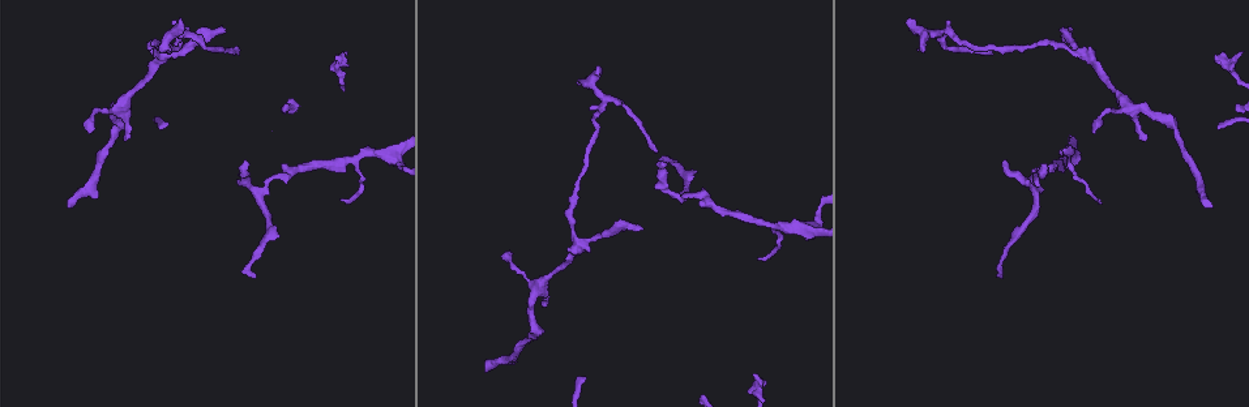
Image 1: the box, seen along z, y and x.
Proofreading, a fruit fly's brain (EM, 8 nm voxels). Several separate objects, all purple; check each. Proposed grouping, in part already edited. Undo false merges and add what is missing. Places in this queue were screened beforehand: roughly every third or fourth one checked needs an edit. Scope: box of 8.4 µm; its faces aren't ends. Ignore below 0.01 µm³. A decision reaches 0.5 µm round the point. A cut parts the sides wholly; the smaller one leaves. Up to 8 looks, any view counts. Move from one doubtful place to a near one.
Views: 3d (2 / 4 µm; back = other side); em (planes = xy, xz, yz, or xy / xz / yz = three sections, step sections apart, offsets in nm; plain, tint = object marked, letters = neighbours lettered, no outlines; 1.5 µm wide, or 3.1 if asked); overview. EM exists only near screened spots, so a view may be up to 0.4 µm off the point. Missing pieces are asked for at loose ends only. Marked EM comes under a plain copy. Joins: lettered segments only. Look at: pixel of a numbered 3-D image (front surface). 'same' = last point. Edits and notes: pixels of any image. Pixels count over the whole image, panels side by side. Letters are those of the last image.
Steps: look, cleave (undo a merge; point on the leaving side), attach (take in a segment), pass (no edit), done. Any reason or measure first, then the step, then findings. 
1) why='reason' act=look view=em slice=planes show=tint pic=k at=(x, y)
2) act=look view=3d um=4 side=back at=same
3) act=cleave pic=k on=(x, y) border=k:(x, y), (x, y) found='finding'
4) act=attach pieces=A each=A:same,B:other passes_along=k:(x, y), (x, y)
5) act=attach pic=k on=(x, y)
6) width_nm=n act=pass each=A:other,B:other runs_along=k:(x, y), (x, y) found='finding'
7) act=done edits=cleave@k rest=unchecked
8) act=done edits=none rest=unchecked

why='side arm on a straight run' act=look view=em slice=planes show=letters pic=1 at=(580, 245)

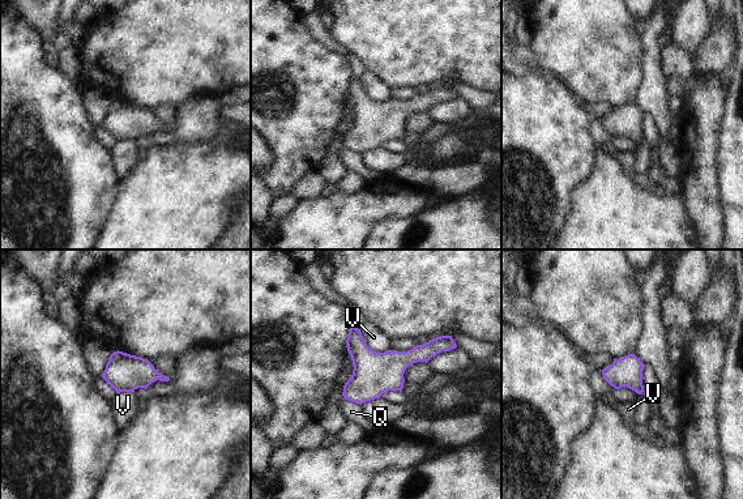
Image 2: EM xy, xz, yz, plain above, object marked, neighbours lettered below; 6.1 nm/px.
width_nm=190 act=pass each=Q:other,V:other runs_along=2:(448, 345), (401, 359), (346, 395) found='one neuron here'

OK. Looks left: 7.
why='thin end' act=look view=3d um=4 pic=1 at=(484, 372)

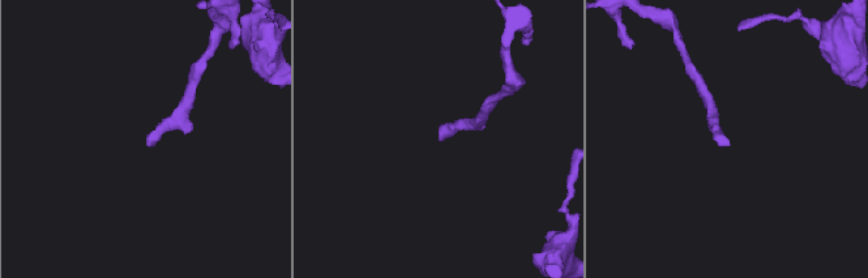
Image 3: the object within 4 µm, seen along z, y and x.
why='now the EM' act=look view=em slice=planes show=letters pic=3 at=(729, 145)

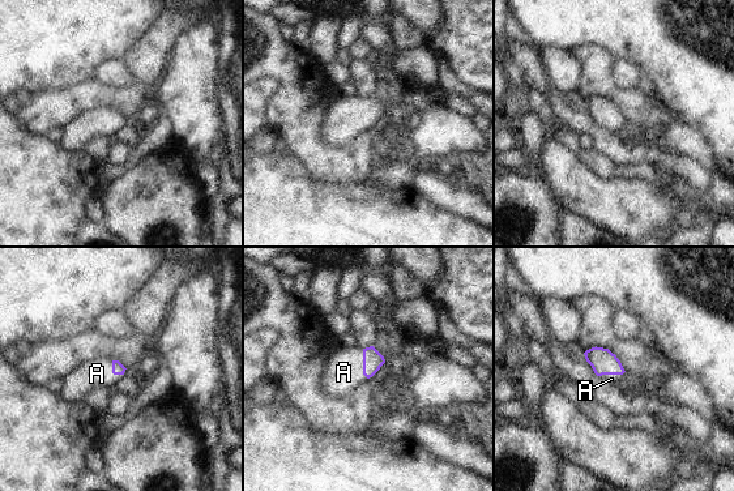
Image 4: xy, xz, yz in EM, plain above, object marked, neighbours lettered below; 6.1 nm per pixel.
longest_contact=A:190nm act=attach pieces=A each=A:same passes_along=4:(372, 359), (363, 363), (344, 372) found='the neuron continues'

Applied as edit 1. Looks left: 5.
why='see it whole again' act=look view=overview

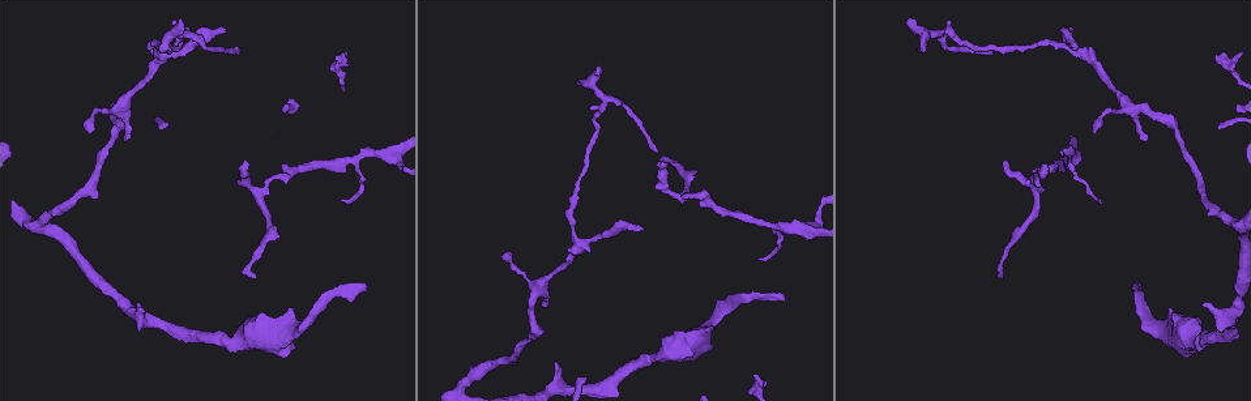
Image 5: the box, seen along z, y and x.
why='an open end' act=look view=em slice=planes show=letters pic=5 at=(253, 277)

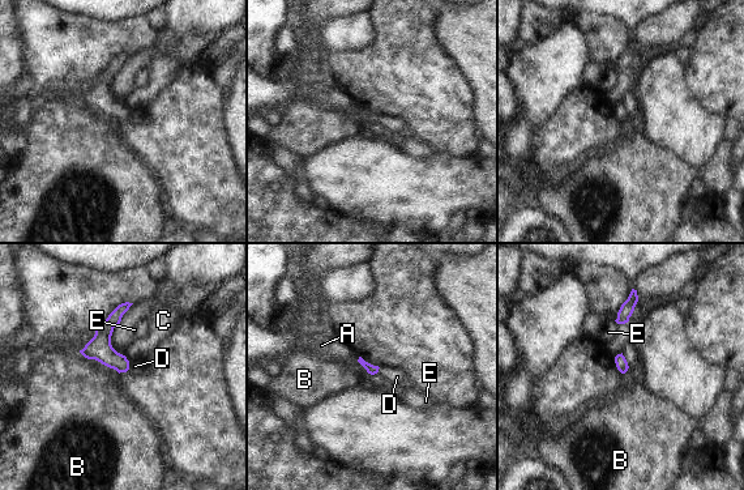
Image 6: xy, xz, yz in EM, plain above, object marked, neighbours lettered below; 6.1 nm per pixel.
act=attach pieces=D each=A:other,B:other,C:other,D:same,E:other passes_along=6:(99, 348), (128, 366), (135, 366) found='the neuron continues'

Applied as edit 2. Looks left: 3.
act=done edits=attach@4,attach@6 rest=unchecked

